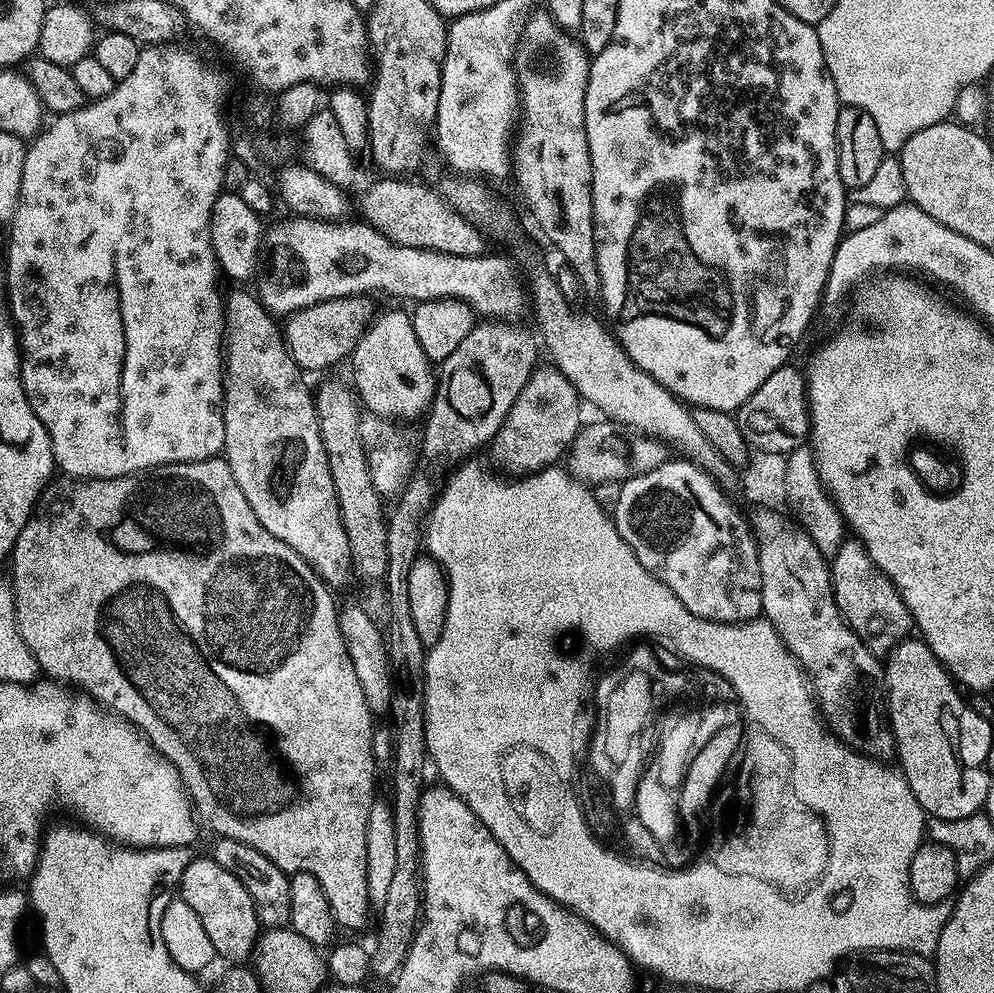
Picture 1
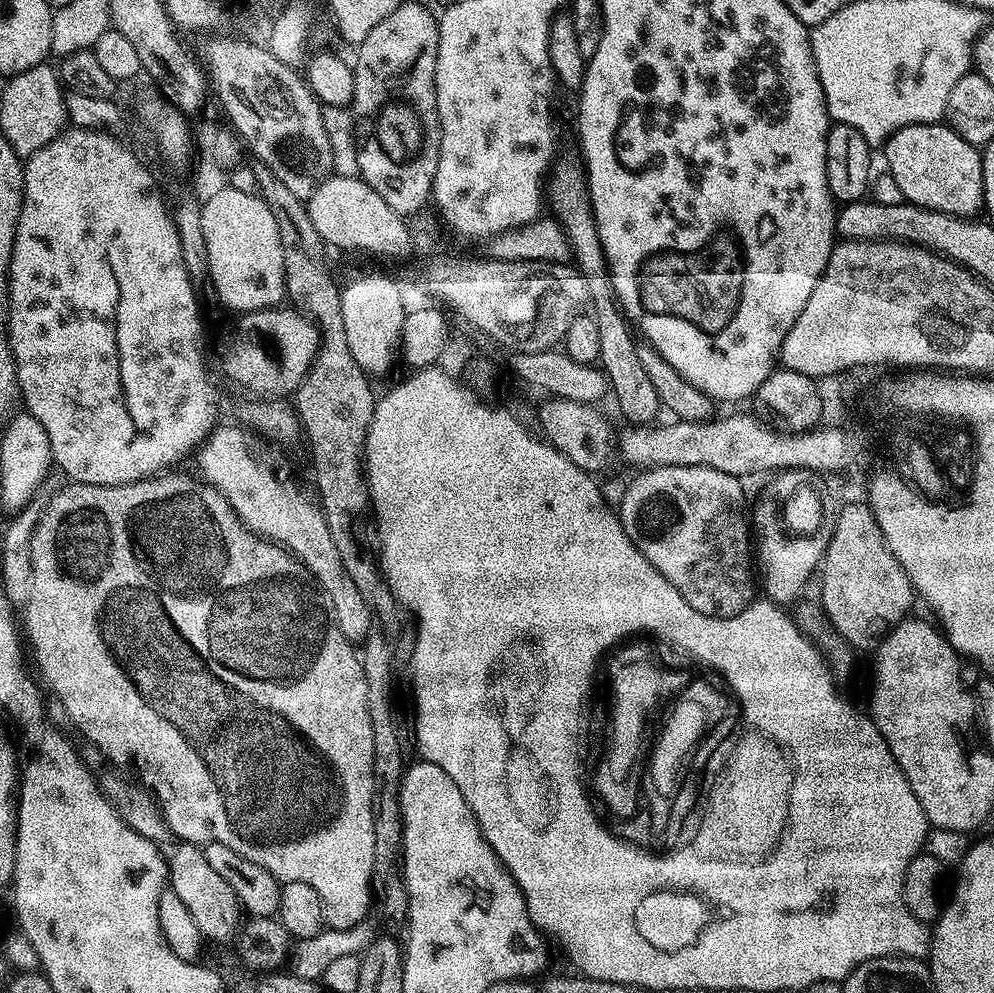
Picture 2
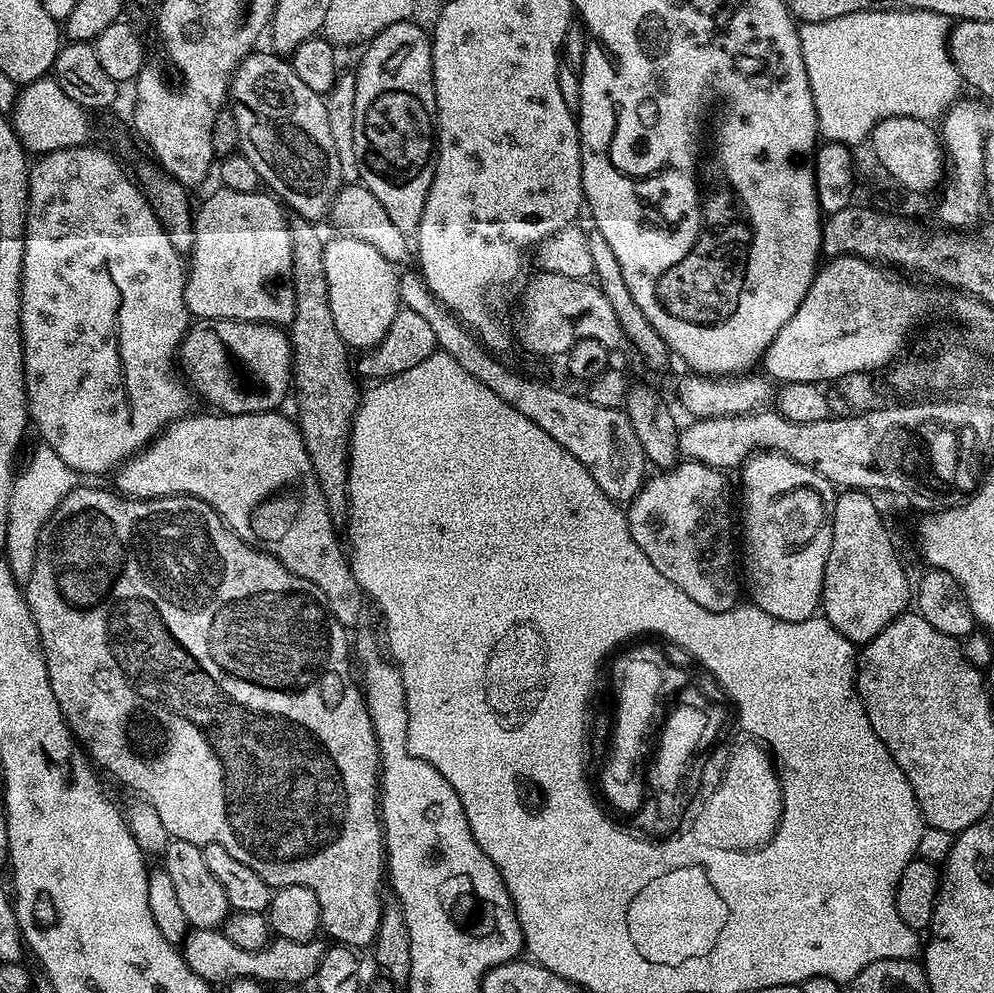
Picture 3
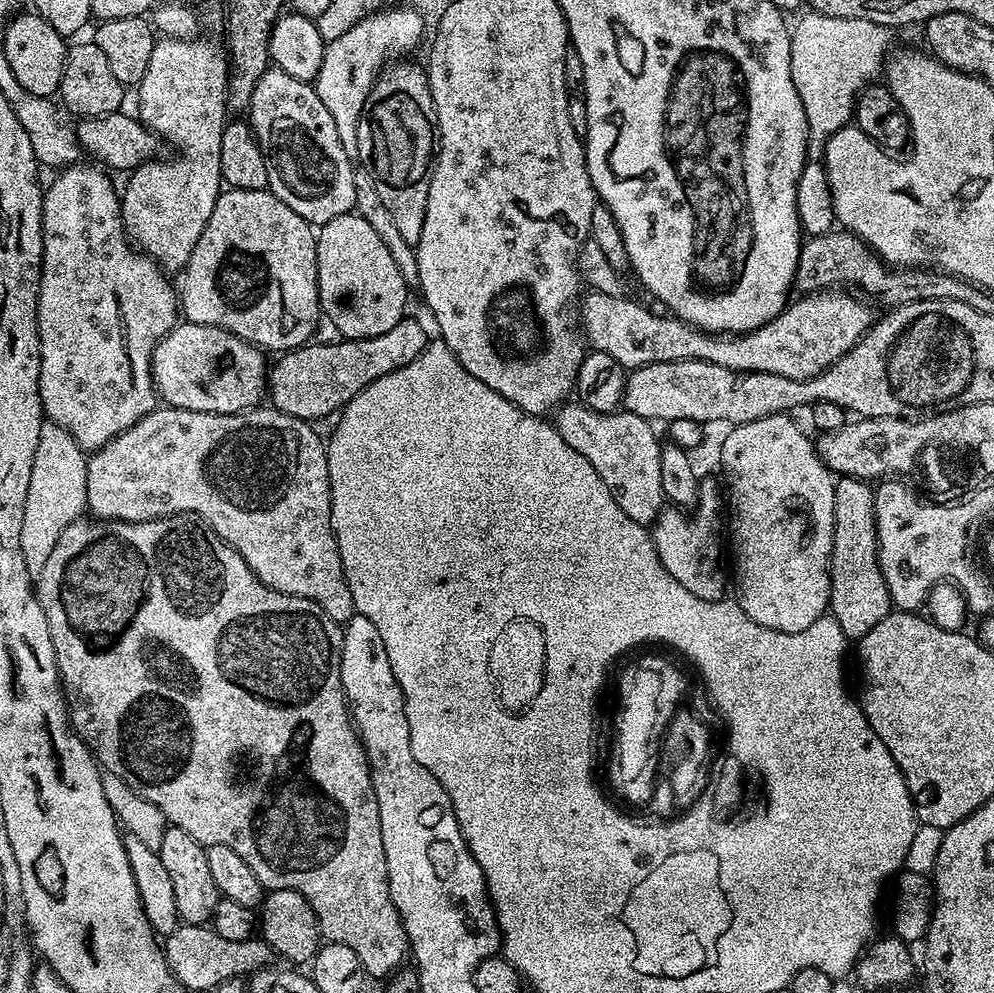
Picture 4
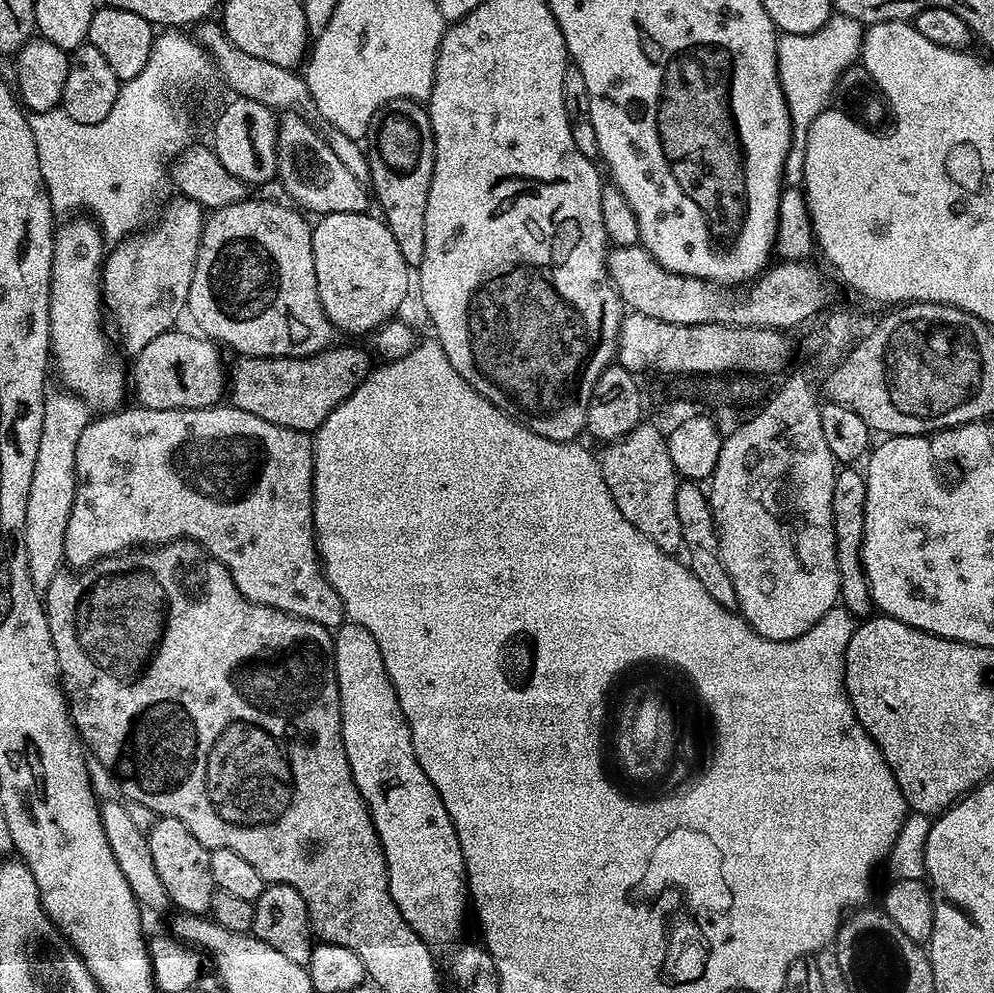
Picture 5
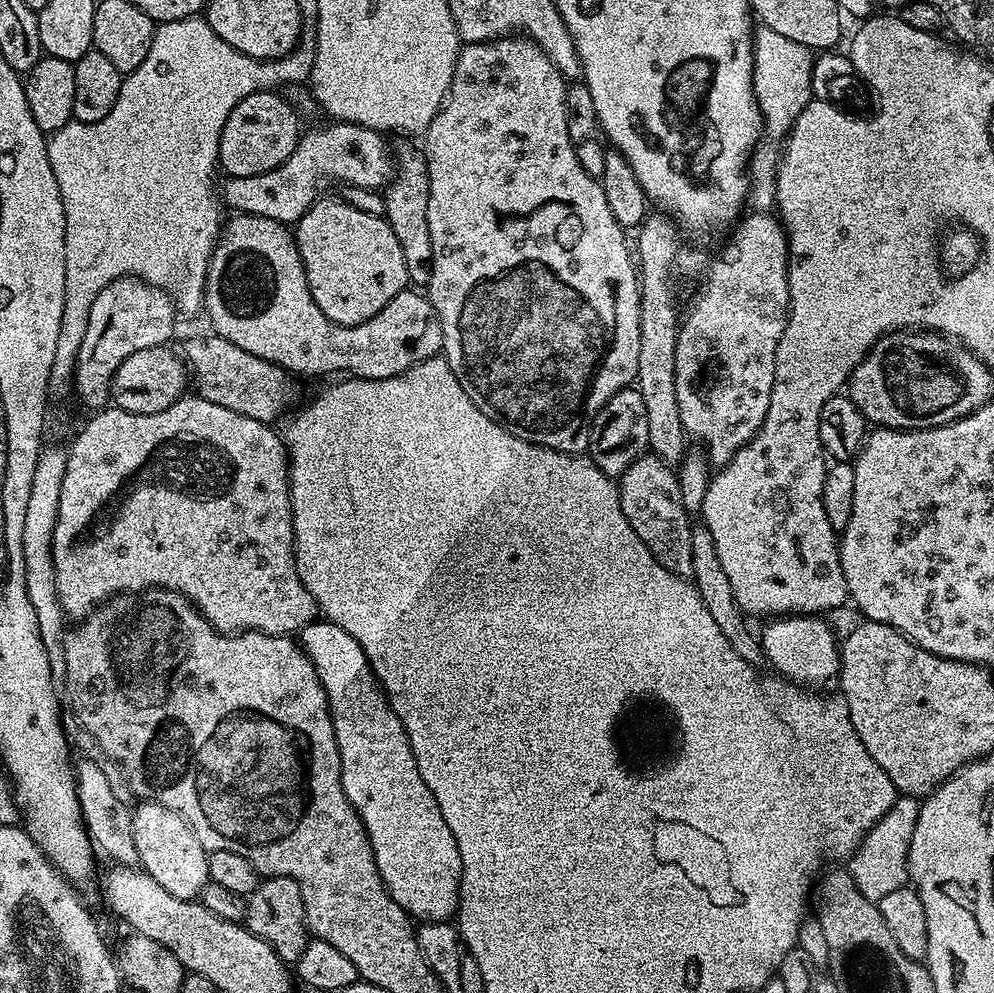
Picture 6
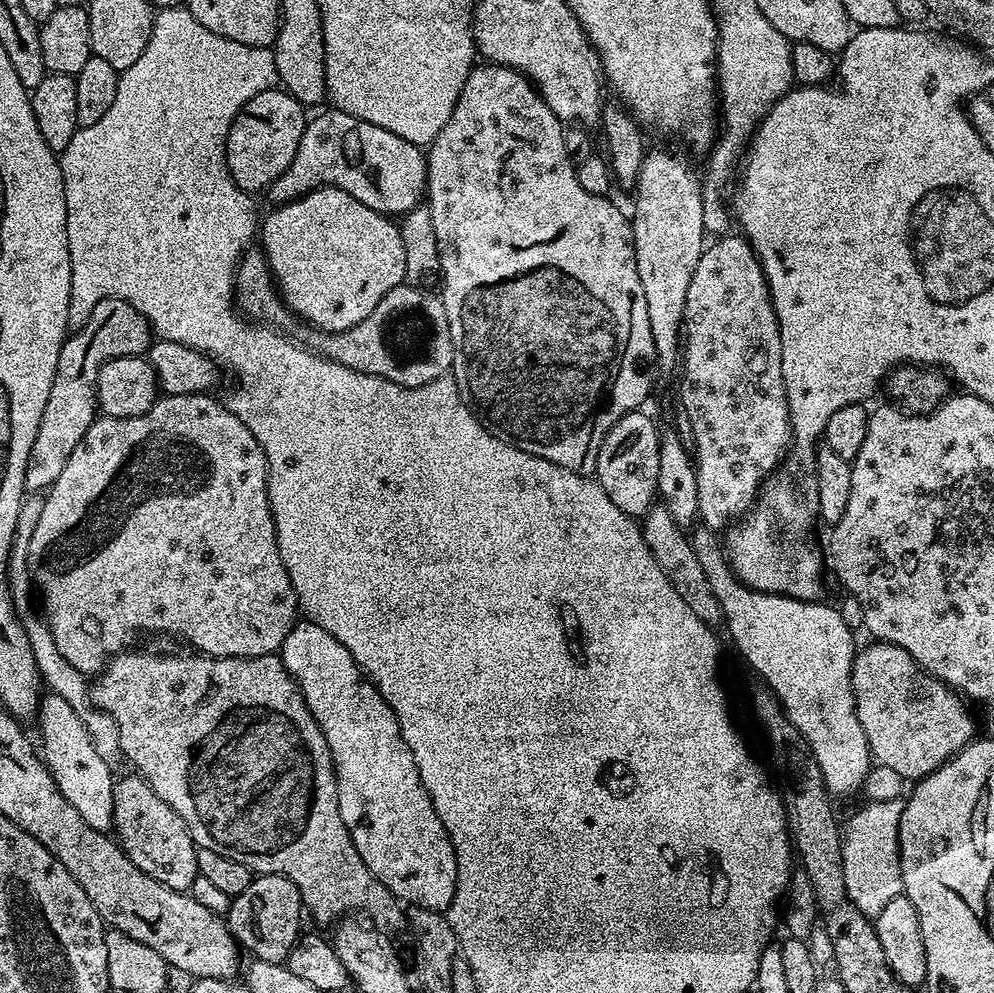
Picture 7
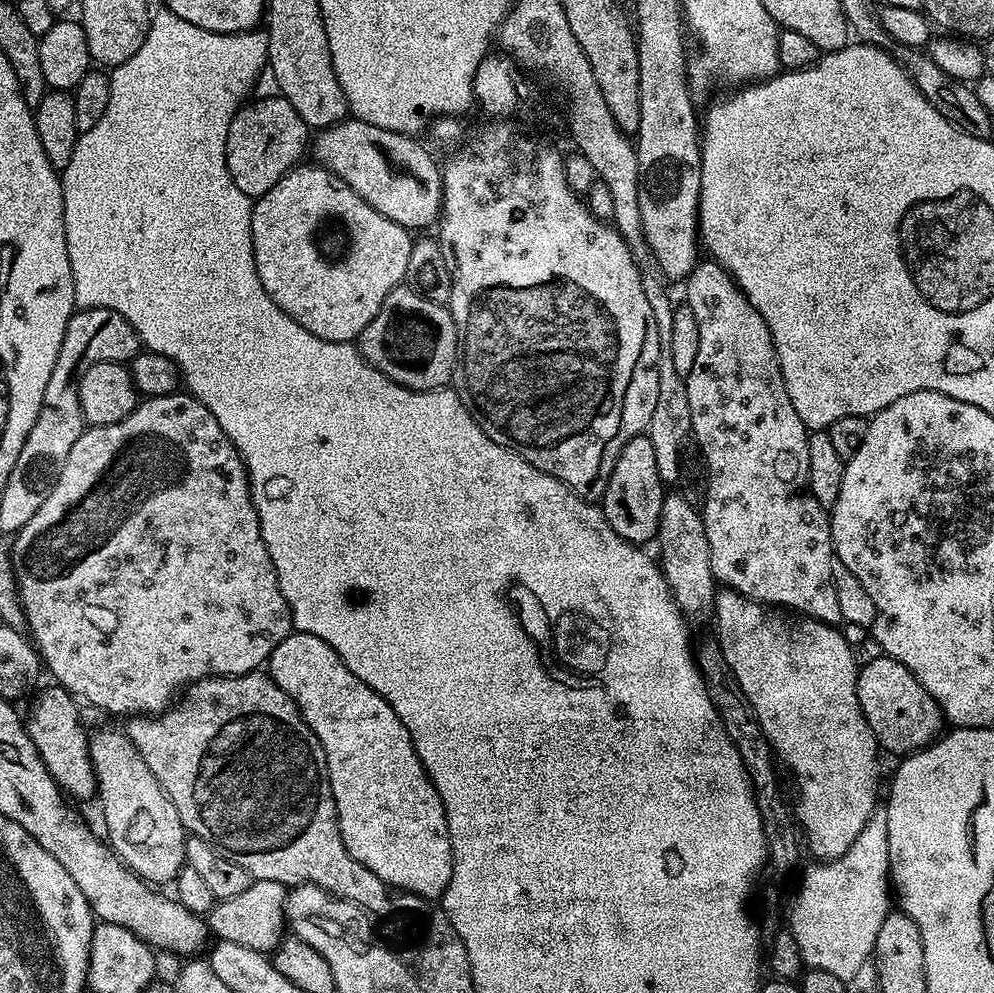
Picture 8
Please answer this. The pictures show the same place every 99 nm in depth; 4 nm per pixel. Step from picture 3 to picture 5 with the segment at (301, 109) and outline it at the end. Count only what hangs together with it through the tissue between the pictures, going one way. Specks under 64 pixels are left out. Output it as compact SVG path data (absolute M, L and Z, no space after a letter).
M284 114L279 117L276 129L277 179L287 194L299 207L317 215L326 213L360 213L369 209L370 196L354 178L354 174L330 149L321 133L308 125L300 114Z

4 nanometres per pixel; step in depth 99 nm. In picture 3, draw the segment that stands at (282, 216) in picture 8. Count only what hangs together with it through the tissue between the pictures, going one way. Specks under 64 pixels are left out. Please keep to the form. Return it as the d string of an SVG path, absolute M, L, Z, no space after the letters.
M347 234L337 235L337 240L329 239L324 246L324 265L330 298L330 314L334 314L334 326L342 334L349 349L371 350L390 330L400 303L400 278L394 264L383 257L365 241Z

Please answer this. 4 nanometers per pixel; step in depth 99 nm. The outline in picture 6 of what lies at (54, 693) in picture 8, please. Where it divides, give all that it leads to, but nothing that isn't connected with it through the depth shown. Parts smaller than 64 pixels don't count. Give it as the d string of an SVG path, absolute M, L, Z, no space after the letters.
M84 760L75 765L76 793L78 794L80 814L85 828L95 847L112 859L119 867L135 867L139 860L135 849L132 814L129 805L115 797L106 774L97 761Z

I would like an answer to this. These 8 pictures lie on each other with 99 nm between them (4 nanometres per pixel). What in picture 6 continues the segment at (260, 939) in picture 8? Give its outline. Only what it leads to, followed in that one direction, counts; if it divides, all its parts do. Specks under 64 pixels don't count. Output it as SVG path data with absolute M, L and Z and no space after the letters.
M270 876L261 879L250 895L247 896L248 909L243 923L252 935L264 940L276 951L278 958L292 966L298 958L302 958L302 950L306 950L310 939L308 920L304 917L304 903L300 884L294 878Z

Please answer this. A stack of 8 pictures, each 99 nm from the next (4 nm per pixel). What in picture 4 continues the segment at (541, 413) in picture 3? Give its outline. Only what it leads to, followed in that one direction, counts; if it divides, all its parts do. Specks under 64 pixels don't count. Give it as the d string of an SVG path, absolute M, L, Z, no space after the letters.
M583 402L572 403L565 403L555 413L554 427L558 434L566 438L566 446L578 450L578 454L598 470L598 478L606 482L614 502L618 502L634 522L651 525L666 504L662 490L662 442L656 438L652 429L655 427L638 414L625 410L599 412L587 408Z

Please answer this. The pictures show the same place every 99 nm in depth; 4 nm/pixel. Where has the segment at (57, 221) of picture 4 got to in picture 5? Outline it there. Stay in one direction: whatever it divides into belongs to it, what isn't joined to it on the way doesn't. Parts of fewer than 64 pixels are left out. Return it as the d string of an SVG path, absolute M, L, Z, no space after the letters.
M68 218L61 224L64 225L54 232L50 280L50 352L54 357L54 372L60 375L64 383L61 385L76 393L89 409L100 414L115 412L125 403L126 368L120 365L118 357L108 356L108 336L104 333L102 269L106 241L90 218Z

